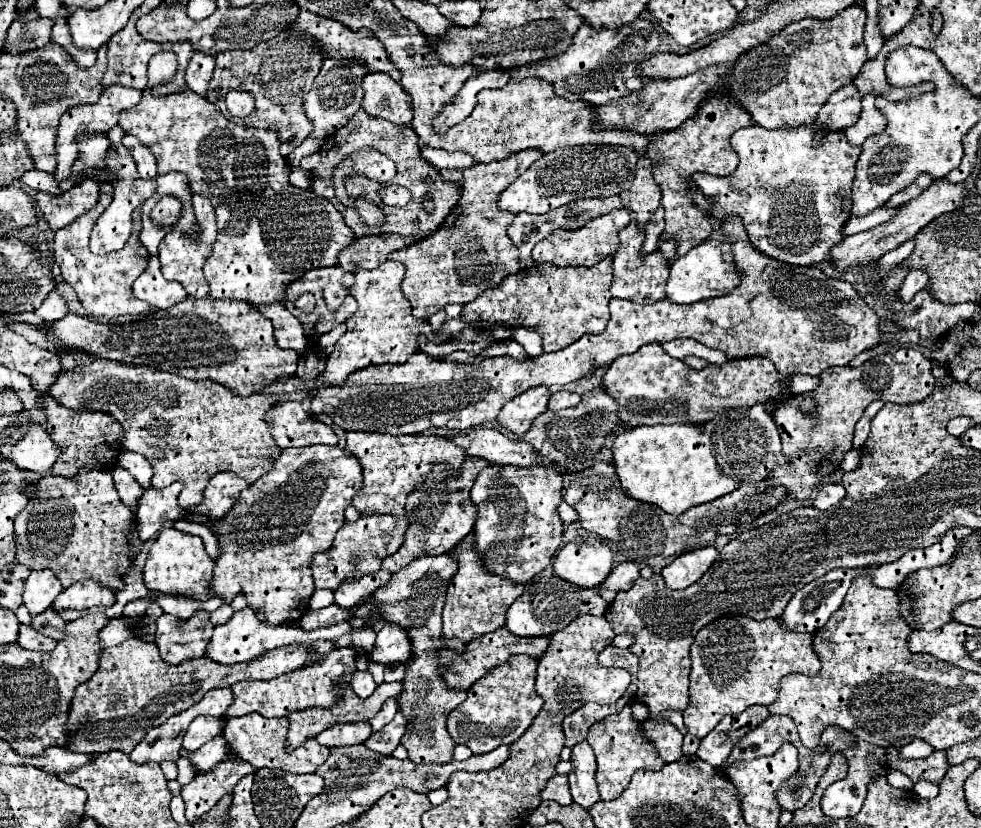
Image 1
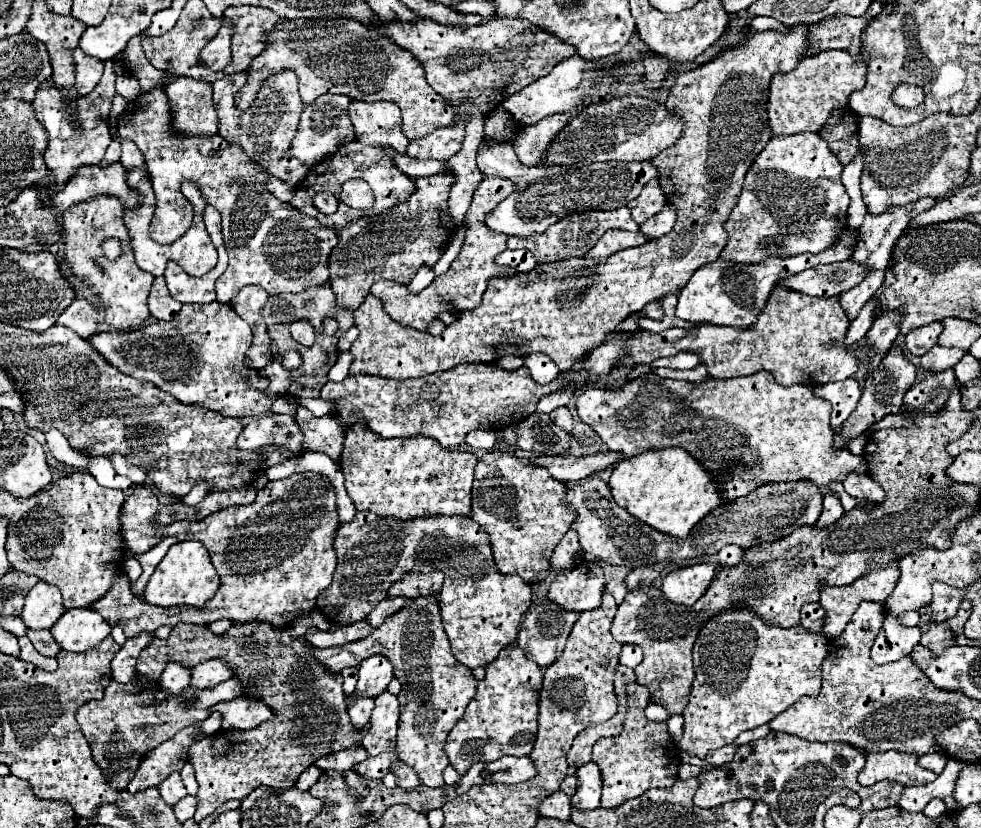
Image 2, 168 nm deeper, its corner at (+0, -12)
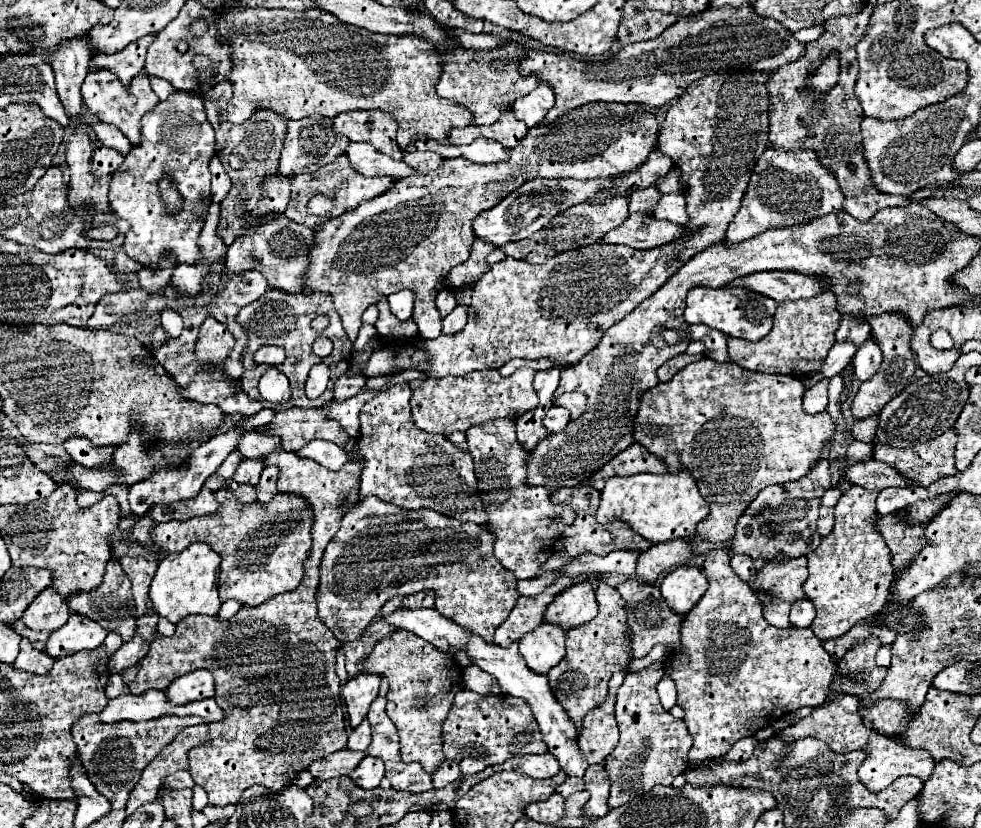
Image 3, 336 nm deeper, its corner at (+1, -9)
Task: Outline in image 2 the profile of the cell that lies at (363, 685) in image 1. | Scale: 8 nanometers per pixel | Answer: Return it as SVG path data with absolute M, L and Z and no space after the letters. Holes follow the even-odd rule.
M349 697L347 705L349 705L351 723L355 725L355 729L363 729L369 723L369 717L373 711L373 699L351 699Z

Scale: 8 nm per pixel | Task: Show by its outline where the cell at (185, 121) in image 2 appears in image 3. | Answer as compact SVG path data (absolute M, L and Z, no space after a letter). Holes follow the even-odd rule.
M174 90L164 102L158 102L142 116L142 142L130 150L122 166L114 172L110 184L112 210L130 222L122 246L130 258L150 268L158 268L166 256L174 258L176 264L200 264L204 256L198 238L212 202L208 160L214 154L214 128L206 118L202 94ZM164 172L174 178L174 184L184 198L182 210L174 216L164 212L158 196L156 182Z

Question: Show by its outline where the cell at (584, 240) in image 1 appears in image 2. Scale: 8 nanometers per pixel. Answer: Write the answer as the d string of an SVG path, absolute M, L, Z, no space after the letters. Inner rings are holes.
M609 229L585 257L605 259L607 255L613 255L615 251L621 251L621 249L627 249L627 247L639 247L639 245L643 245L647 241L649 241L649 237L643 235L641 231L629 233L629 231Z

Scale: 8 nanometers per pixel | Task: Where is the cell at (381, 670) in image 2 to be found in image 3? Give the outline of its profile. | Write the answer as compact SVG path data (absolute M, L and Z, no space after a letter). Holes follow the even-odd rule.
M358 674L344 684L342 696L348 708L346 712L348 712L350 728L356 728L362 722L370 704L378 698L380 680L382 680L380 674Z

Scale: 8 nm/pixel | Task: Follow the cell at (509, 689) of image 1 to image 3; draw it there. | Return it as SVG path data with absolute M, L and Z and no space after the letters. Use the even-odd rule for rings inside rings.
M462 690L454 698L448 718L442 724L444 756L460 766L464 776L476 774L486 766L502 764L512 756L522 754L546 754L548 746L540 738L538 722L530 712L530 706L522 698L498 694L478 696L476 692Z

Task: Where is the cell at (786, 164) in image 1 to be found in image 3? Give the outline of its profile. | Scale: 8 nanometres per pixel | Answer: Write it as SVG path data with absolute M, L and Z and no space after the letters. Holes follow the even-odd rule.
M766 148L754 166L740 210L728 224L726 244L734 246L770 228L808 224L814 218L842 212L842 198L844 196L838 188L836 176L830 170L822 168L816 152L782 152L776 148Z

